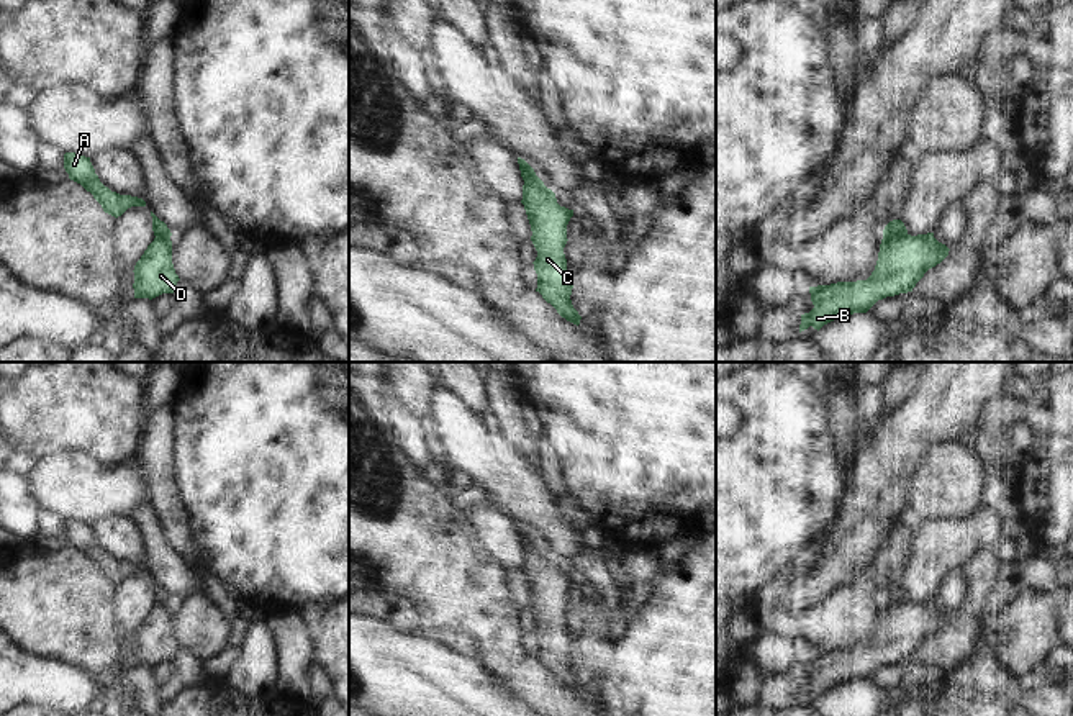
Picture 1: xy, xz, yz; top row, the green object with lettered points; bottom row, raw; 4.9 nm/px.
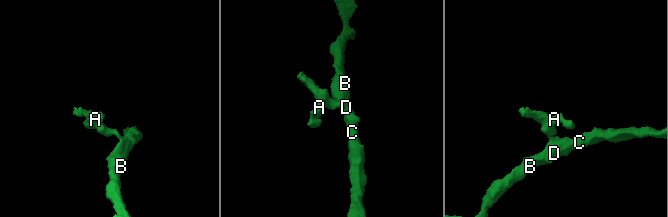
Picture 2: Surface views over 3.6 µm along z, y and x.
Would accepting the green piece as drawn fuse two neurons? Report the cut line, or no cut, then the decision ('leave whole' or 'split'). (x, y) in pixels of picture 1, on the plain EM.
cut yz (906, 600), (883, 603); split

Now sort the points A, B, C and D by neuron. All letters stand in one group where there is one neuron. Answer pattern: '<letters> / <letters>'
A / B C D

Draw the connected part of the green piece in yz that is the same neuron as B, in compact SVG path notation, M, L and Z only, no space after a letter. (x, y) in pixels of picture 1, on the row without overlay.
M934 600L883 603L875 637L867 647L809 654L814 675L801 682L799 700L809 693L819 698L834 687L867 680L878 667L912 659L924 641L940 631L948 618Z

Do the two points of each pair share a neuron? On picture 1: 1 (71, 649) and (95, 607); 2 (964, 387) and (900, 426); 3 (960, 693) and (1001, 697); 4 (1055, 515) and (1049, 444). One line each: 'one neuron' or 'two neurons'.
1: one neuron
2: one neuron
3: one neuron
4: one neuron

